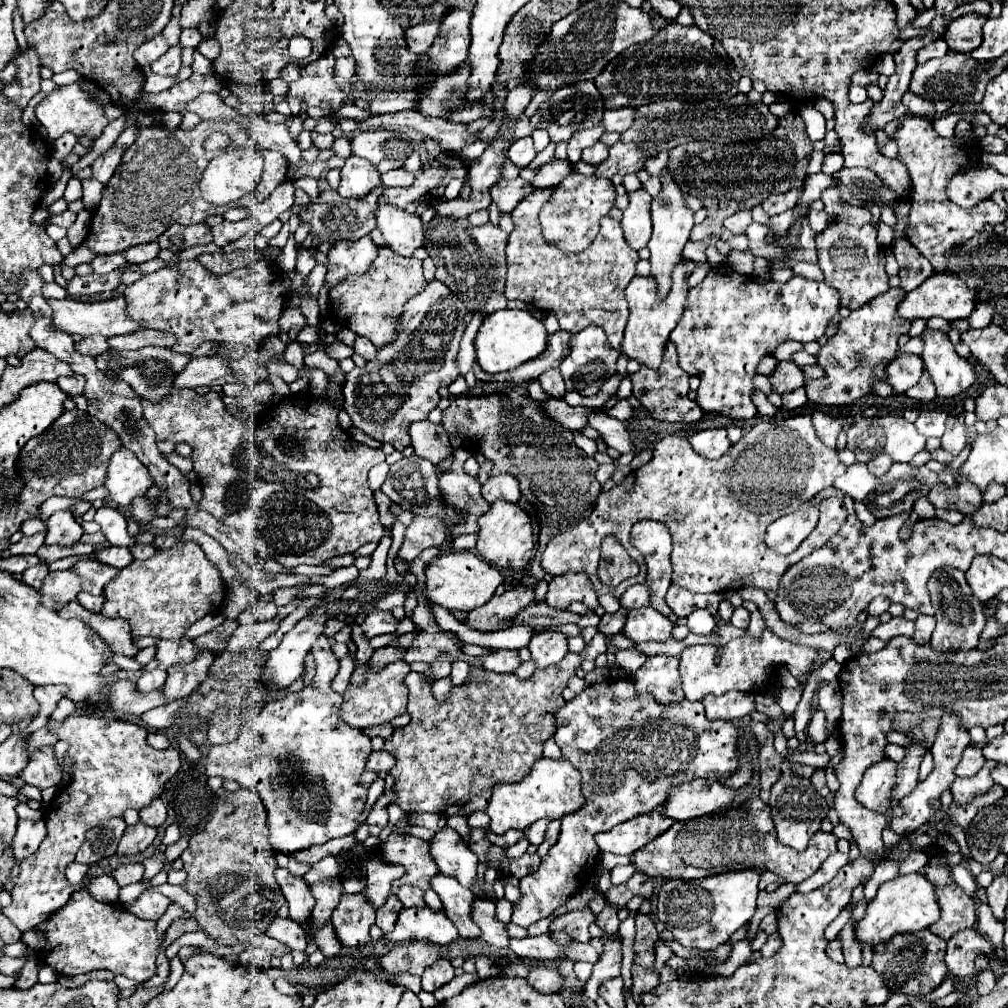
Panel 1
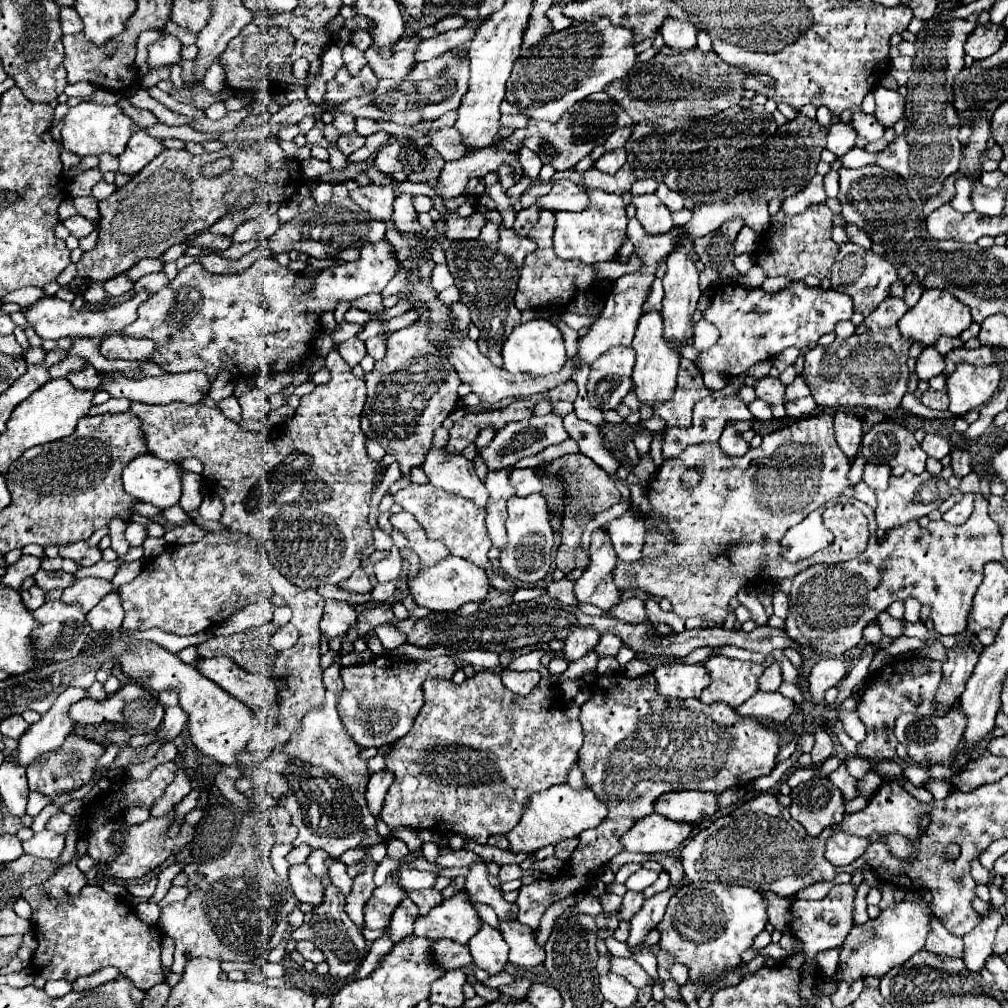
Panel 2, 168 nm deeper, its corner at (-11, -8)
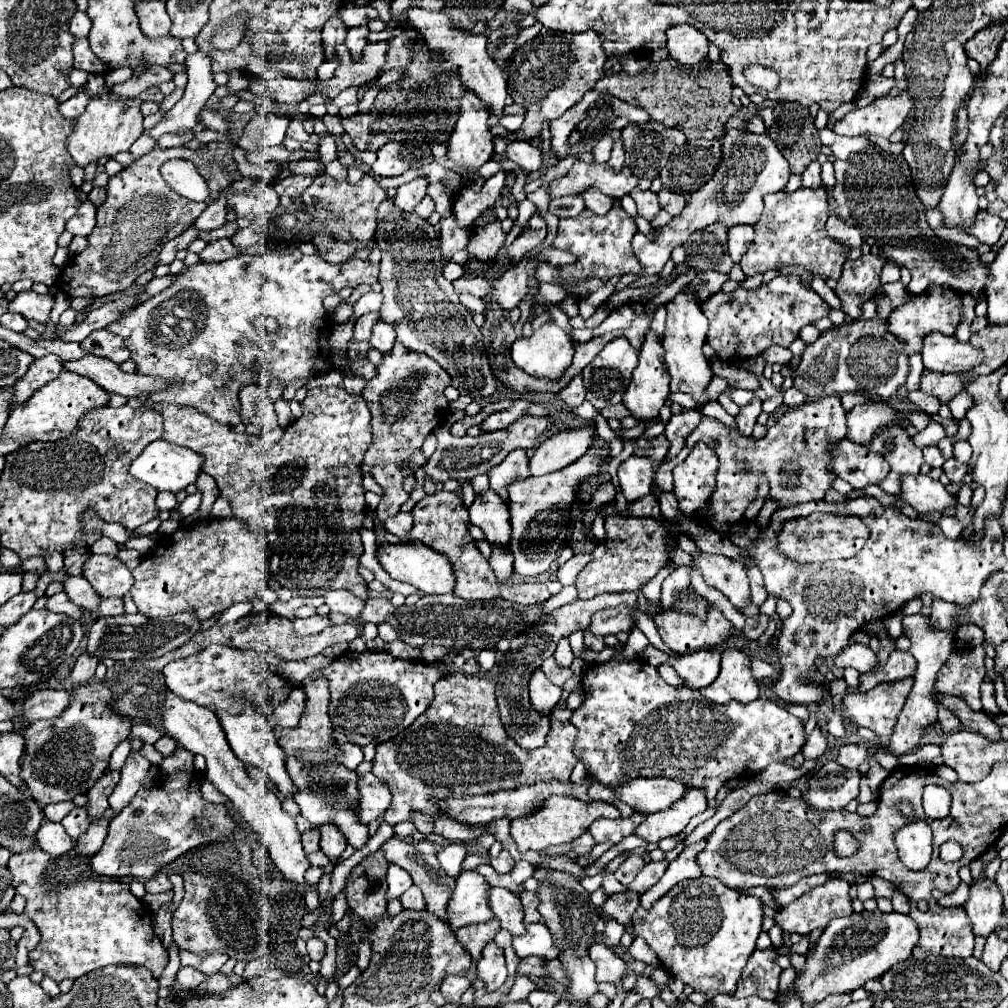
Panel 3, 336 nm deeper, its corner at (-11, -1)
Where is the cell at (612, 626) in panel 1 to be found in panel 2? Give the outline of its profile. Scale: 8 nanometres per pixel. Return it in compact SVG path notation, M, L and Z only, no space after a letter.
M605 633L601 635L595 651L599 657L607 657L607 655L617 655L617 651L621 649L623 641L617 637L617 635L611 635L611 633Z

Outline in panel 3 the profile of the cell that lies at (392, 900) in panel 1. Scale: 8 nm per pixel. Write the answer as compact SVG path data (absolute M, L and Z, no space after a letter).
M411 886L411 888L401 896L401 902L403 902L403 908L411 908L411 910L421 910L421 908L425 908L423 894L421 894L419 886Z

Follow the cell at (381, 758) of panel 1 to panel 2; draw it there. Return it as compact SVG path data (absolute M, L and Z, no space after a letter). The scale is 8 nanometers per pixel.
M387 769L373 773L371 779L369 779L369 785L367 785L367 803L369 803L369 809L373 811L375 817L379 815L379 811L383 807L383 799L385 799L385 793L387 793L391 783L393 783L393 773L387 771Z

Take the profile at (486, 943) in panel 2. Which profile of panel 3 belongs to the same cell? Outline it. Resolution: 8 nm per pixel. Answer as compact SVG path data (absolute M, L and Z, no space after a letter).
M495 942L485 946L483 958L477 962L477 976L485 982L487 992L497 990L505 982L507 978L505 958L503 958L503 950Z

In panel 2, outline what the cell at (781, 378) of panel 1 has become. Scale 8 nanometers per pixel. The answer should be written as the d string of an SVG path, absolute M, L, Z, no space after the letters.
M763 377L757 381L755 385L755 391L757 391L757 397L761 397L763 401L775 405L775 403L785 403L785 385L775 379L775 377Z

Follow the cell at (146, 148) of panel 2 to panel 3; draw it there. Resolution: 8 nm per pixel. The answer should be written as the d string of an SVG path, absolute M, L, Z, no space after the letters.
M197 50L195 54L187 56L185 64L189 68L187 70L187 76L189 76L187 88L185 88L181 100L165 114L165 118L155 128L149 130L149 134L155 140L165 132L175 134L179 128L185 128L185 130L195 128L199 112L203 110L205 102L217 88L217 84L213 82L209 56L205 56L201 50Z

